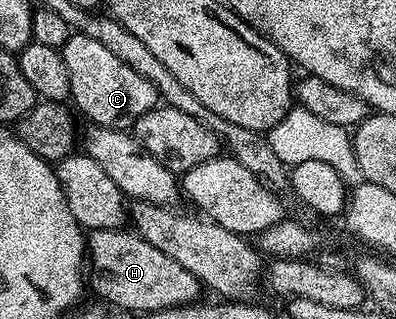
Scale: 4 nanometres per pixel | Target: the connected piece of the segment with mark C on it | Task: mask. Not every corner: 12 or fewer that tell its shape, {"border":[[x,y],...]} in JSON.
{"border":[[72,33],[71,102],[95,126],[128,129],[157,106],[142,73]]}

